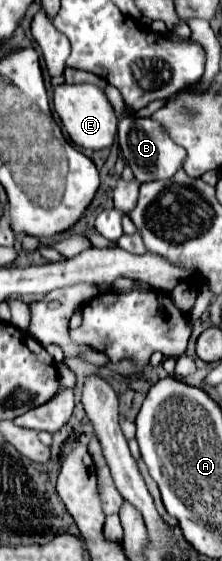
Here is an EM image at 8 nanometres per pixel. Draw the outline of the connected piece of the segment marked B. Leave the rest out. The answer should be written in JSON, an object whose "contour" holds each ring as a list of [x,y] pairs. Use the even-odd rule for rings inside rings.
{"contour":[[[133,115],[121,119],[119,123],[119,147],[123,151],[123,157],[127,159],[129,167],[133,169],[133,175],[139,183],[149,183],[155,179],[171,179],[175,171],[183,167],[183,159],[187,157],[185,149],[171,141],[171,137],[165,133],[165,129],[153,121],[153,119],[135,119]]]}

